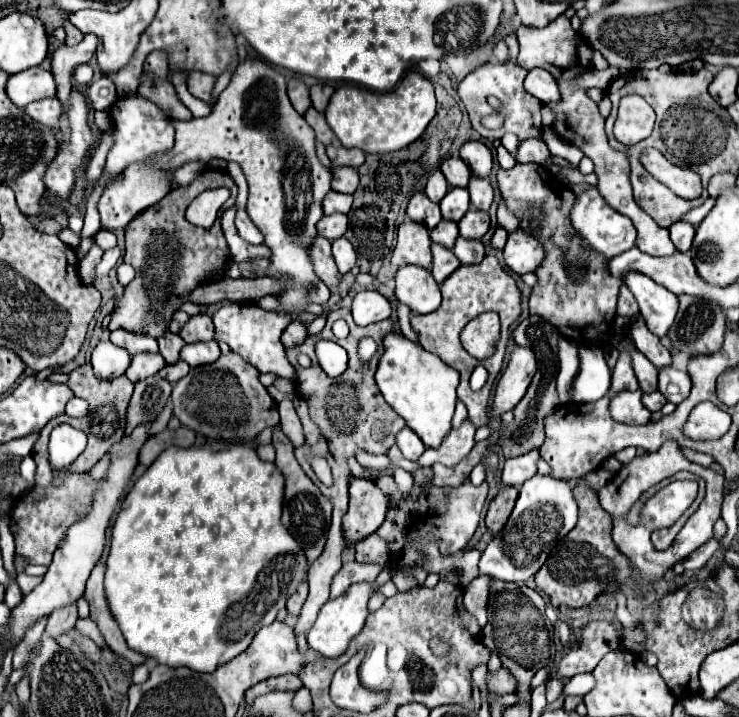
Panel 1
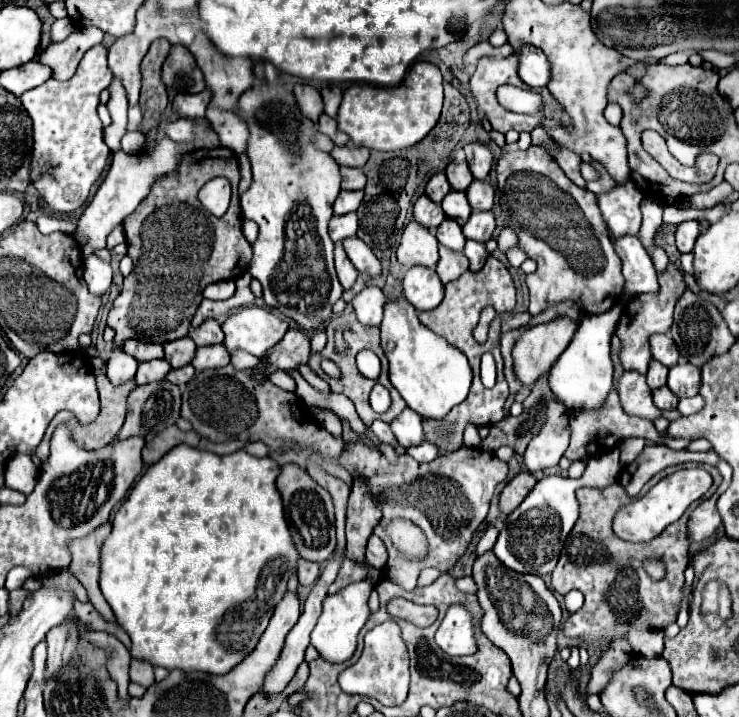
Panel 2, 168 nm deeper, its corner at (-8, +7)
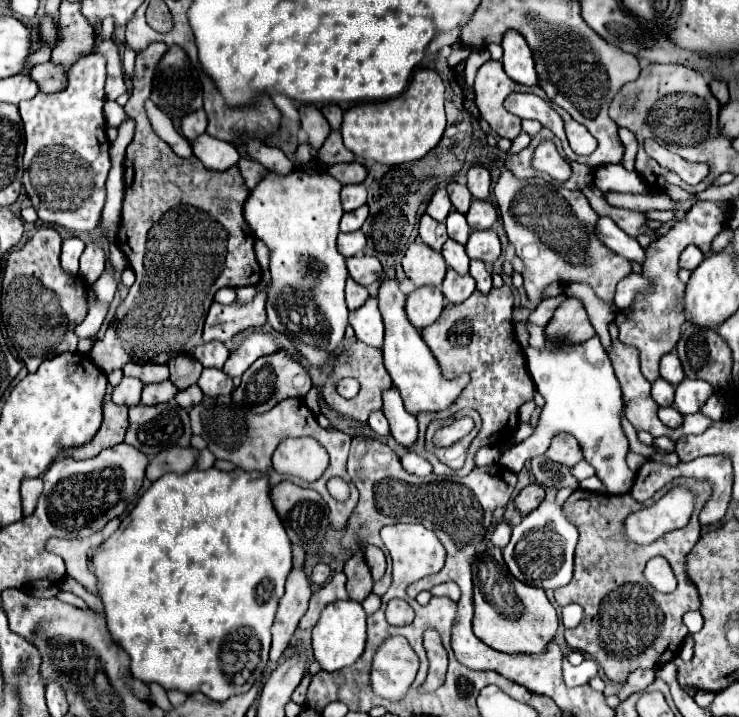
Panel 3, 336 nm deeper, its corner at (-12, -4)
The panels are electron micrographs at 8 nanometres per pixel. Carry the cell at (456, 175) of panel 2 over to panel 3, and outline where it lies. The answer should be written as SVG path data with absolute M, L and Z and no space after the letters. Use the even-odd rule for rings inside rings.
M450 183L448 185L448 195L450 195L450 201L454 205L454 209L458 213L468 213L470 209L470 203L472 203L472 193L468 191L466 185L458 185L458 183Z

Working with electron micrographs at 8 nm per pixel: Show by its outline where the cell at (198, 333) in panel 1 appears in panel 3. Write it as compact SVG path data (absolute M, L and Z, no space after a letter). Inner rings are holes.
M210 341L210 343L204 343L204 345L198 345L194 351L192 351L192 357L196 361L202 363L202 367L214 367L214 369L222 369L226 359L230 357L230 351L226 349L224 343L216 343L216 341Z

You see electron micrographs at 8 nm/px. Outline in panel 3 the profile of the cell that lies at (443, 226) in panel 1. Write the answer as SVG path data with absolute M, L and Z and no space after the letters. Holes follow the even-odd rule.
M448 239L448 241L444 243L442 255L444 255L446 263L448 263L452 269L456 269L460 275L466 275L466 273L468 273L468 263L470 263L470 259L468 259L468 255L466 255L466 251L464 251L464 245L456 243L454 239Z

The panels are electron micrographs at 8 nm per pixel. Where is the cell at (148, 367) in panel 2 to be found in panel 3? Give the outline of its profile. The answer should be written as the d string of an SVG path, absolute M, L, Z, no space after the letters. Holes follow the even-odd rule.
M166 381L166 383L154 383L154 385L146 385L142 391L142 403L144 405L158 405L158 403L168 403L170 399L174 399L174 395L178 393L178 389Z

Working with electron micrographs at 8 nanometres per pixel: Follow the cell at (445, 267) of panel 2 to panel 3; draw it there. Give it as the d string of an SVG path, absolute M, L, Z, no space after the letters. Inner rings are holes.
M448 269L446 279L442 283L442 295L450 303L462 303L474 293L476 285L470 275L458 275L454 269Z

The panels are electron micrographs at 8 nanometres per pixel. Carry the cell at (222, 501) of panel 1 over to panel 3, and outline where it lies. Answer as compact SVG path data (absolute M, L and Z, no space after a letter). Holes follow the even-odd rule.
M192 469L184 475L166 473L158 481L154 481L146 493L140 497L136 507L122 519L118 531L90 551L90 571L98 579L100 599L104 603L106 623L108 631L112 635L112 641L118 643L130 657L130 671L136 679L144 683L158 683L166 691L176 689L182 693L204 693L214 701L224 701L232 695L246 693L254 683L260 681L262 673L268 667L268 651L270 651L270 627L276 615L278 599L284 595L284 583L292 567L292 551L290 551L290 539L284 531L284 525L280 523L280 517L276 515L272 501L268 499L268 477L260 475L258 471L246 473L224 473L218 469Z

